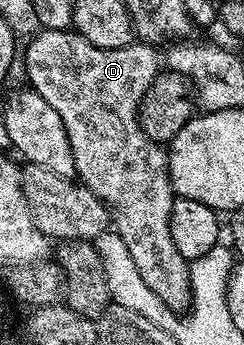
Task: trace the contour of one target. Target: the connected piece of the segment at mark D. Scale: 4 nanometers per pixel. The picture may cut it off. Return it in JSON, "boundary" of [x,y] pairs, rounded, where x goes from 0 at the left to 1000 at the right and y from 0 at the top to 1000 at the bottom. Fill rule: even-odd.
{"boundary":[[[180,84],[160,96],[168,101],[139,104],[119,119],[115,139],[102,148],[94,139],[90,148],[98,206],[115,214],[119,235],[131,238],[119,241],[127,261],[164,272],[217,316],[238,316],[238,339],[254,339],[254,362],[270,374],[270,397],[287,397],[287,432],[303,449],[303,478],[311,481],[311,507],[320,510],[324,528],[340,539],[365,542],[451,606],[451,635],[467,649],[467,667],[480,681],[500,687],[500,699],[516,699],[516,722],[533,722],[533,745],[549,757],[549,768],[566,768],[566,791],[582,791],[582,814],[598,814],[598,829],[668,872],[672,887],[689,893],[693,904],[750,904],[787,875],[787,817],[770,800],[775,754],[754,751],[746,733],[730,733],[730,722],[713,713],[713,687],[697,687],[697,606],[705,603],[713,557],[705,551],[705,528],[689,510],[689,443],[660,417],[598,400],[586,374],[574,371],[566,342],[574,296],[590,290],[590,272],[615,258],[615,246],[639,232],[643,214],[664,194],[660,174],[656,183],[639,174],[643,139],[619,125],[545,119],[484,142],[418,142],[402,130],[369,130],[295,84],[275,90],[205,90]]]}

